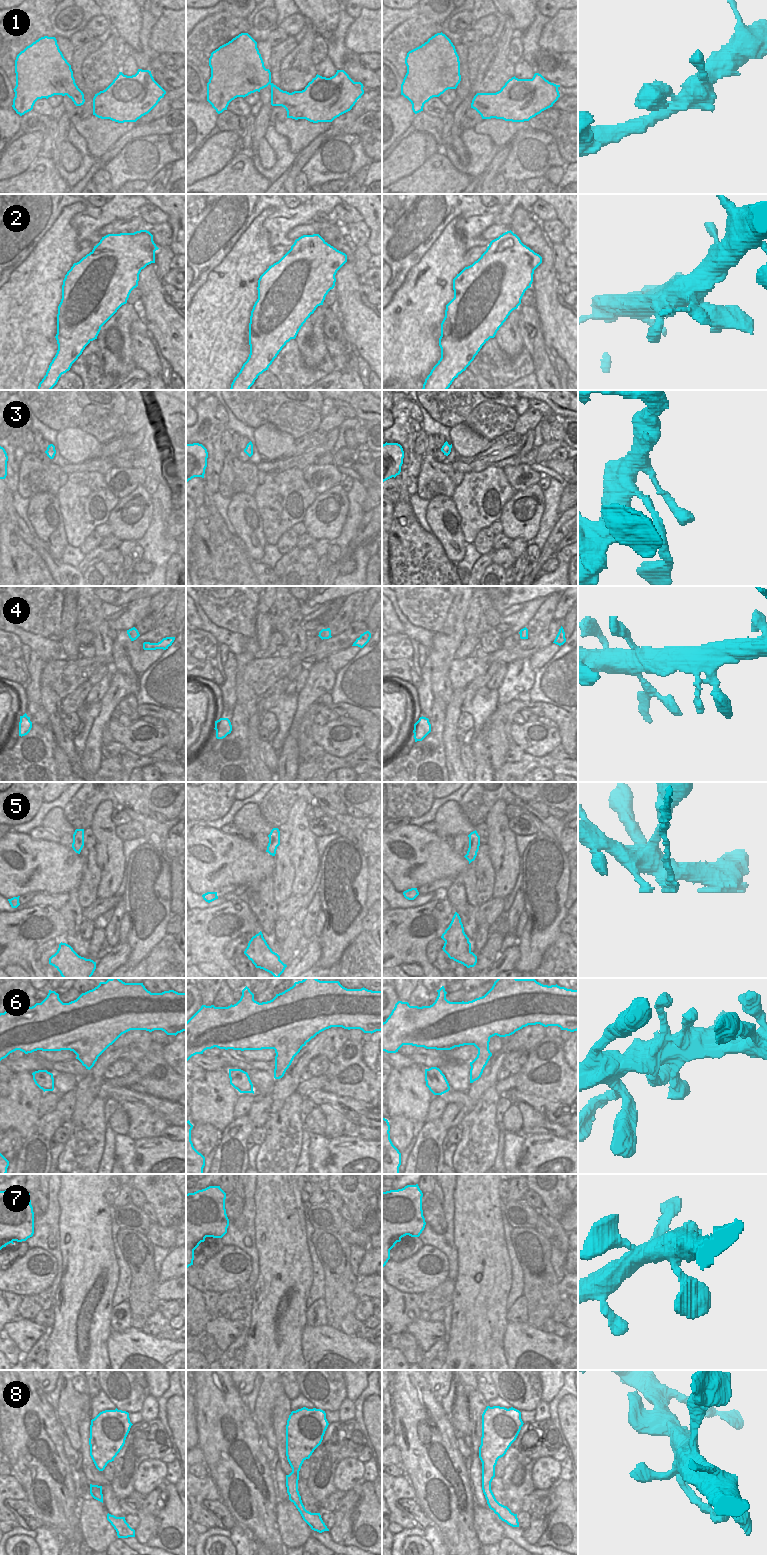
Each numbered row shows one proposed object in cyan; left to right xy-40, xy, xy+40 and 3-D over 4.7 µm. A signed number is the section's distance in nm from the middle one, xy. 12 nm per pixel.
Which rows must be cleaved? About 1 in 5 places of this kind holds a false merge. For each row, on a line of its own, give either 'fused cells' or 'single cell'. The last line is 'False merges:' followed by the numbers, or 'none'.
1: single cell
2: single cell
3: single cell
4: fused cells
5: fused cells
6: single cell
7: single cell
8: single cell
False merges: 4, 5

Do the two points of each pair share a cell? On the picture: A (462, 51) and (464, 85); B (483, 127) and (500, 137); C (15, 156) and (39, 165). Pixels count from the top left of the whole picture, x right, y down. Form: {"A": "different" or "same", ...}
{"A": "same", "B": "same", "C": "different"}

